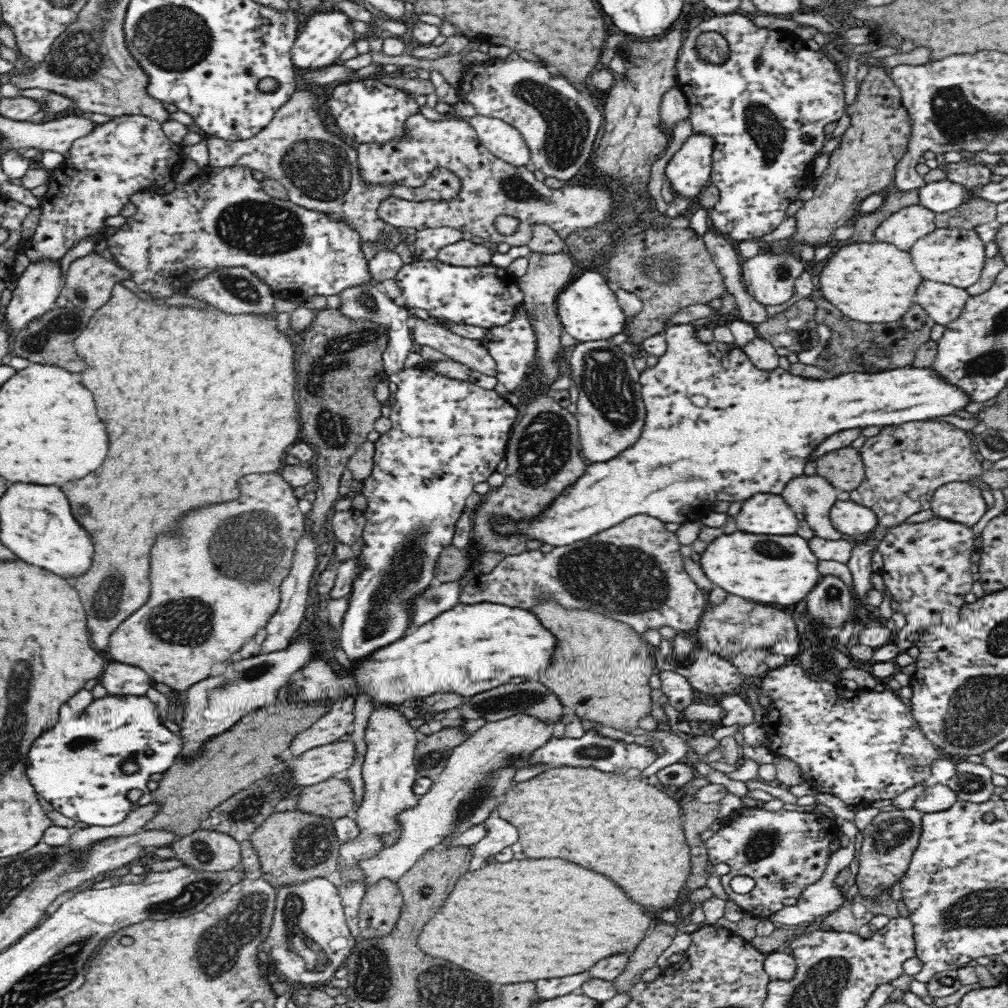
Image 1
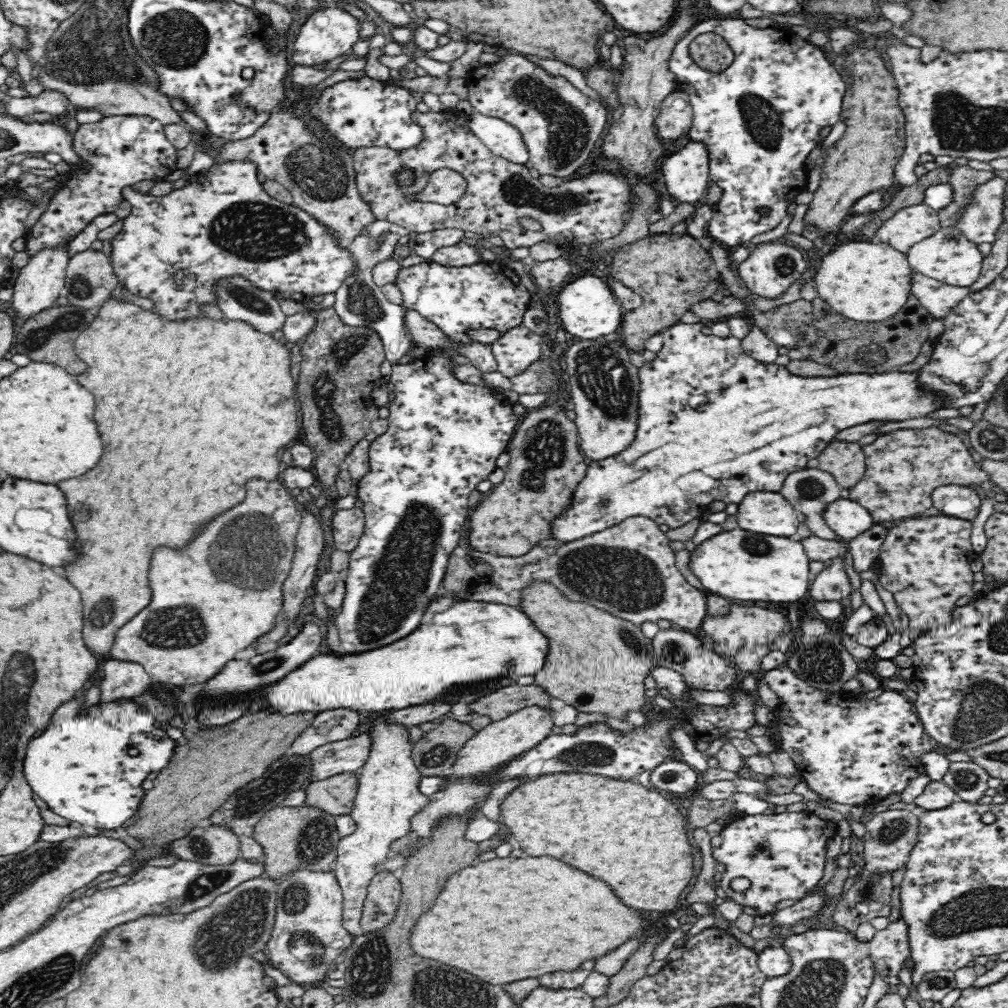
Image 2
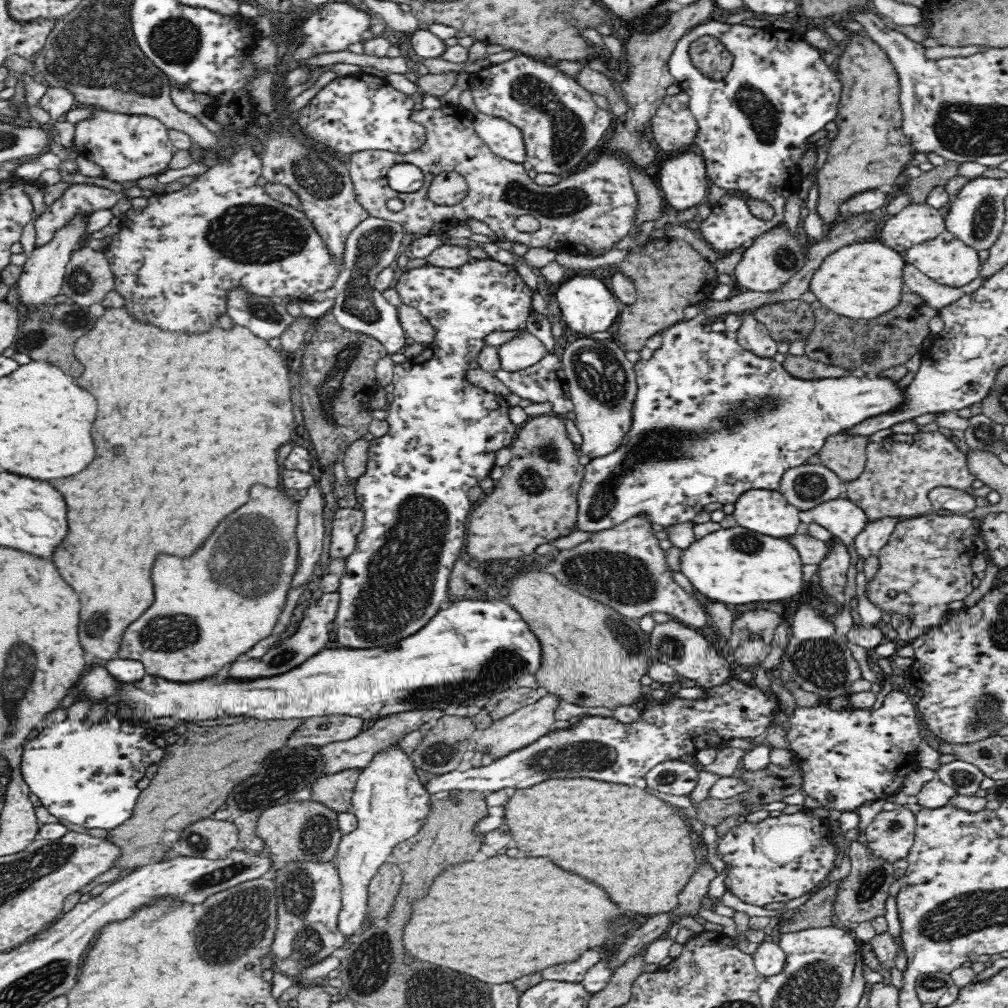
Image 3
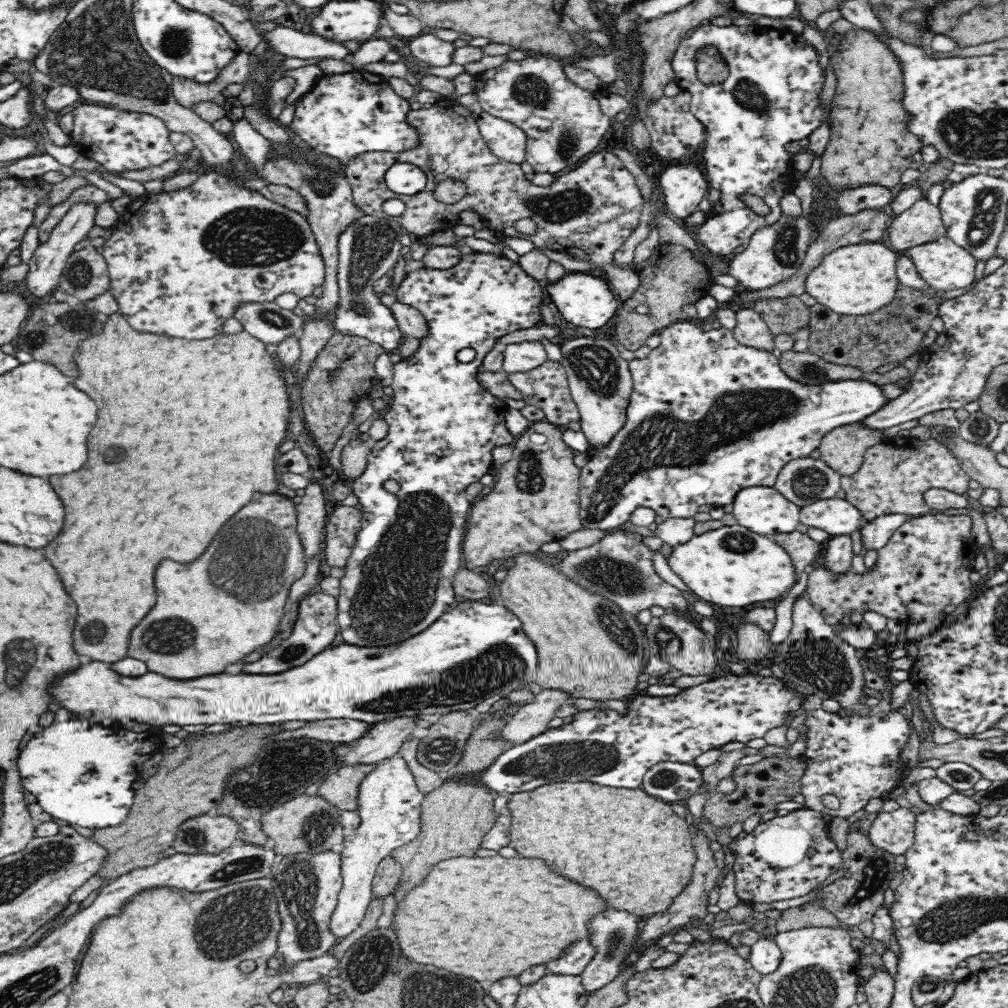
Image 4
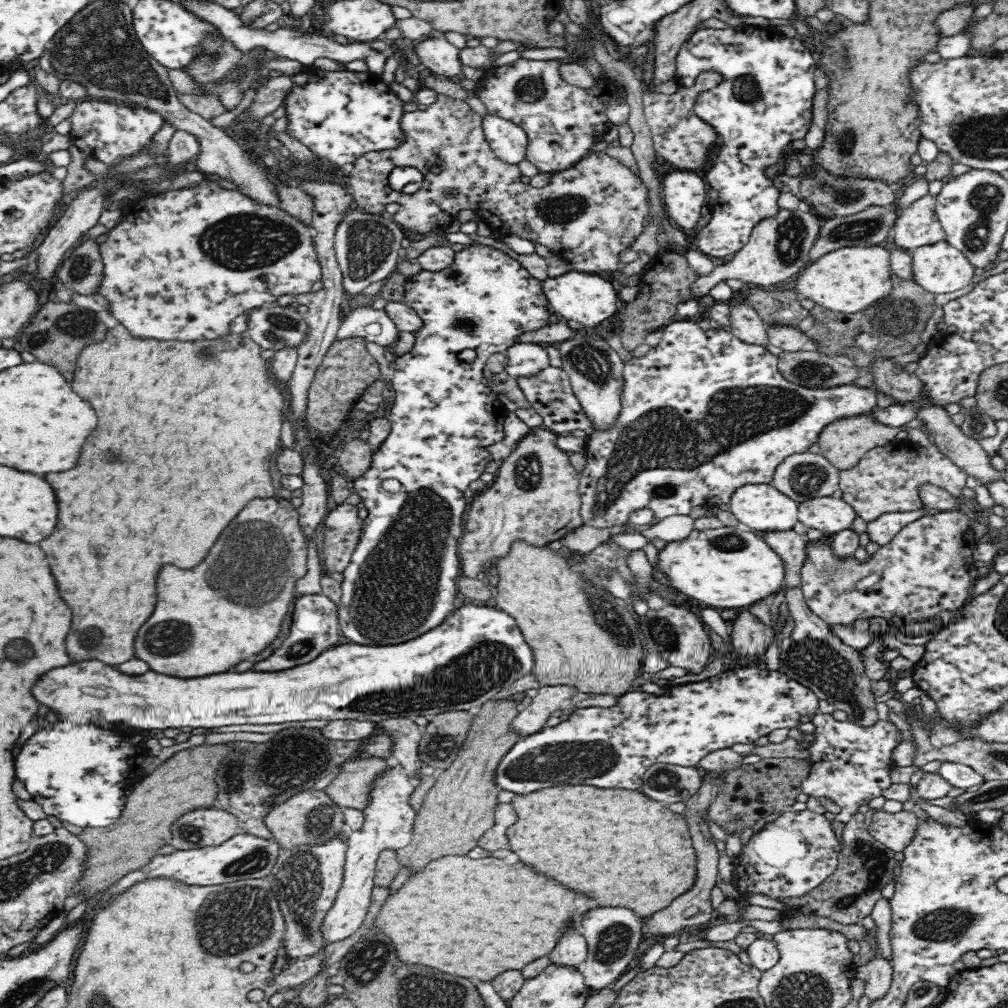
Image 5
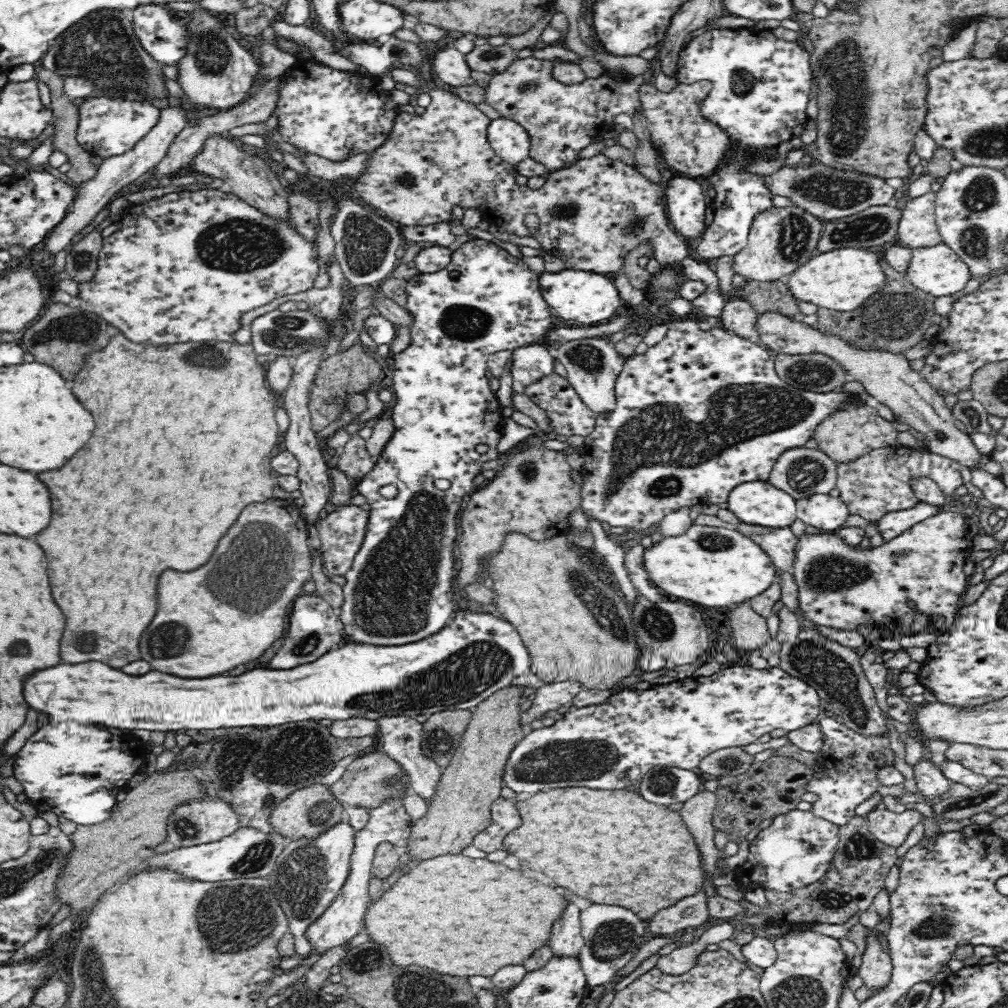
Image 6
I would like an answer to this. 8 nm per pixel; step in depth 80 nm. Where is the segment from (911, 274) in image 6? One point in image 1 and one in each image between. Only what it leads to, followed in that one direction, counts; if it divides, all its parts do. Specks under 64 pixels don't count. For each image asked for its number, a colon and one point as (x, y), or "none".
1: (956, 256)
2: (947, 256)
3: (950, 262)
4: (943, 266)
5: (940, 268)

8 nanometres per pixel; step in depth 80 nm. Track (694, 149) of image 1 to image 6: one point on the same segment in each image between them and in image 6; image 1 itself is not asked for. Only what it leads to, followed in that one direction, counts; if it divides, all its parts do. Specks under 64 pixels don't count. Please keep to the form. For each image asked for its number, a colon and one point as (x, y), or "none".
2: (686, 172)
3: (683, 180)
4: (683, 185)
5: (684, 192)
6: (684, 200)

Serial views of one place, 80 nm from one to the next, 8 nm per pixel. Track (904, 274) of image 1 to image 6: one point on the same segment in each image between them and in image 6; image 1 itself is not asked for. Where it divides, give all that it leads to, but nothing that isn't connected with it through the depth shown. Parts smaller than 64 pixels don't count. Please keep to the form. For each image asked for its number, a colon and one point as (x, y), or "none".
2: (866, 280)
3: (863, 280)
4: (858, 279)
5: (849, 279)
6: (842, 279)

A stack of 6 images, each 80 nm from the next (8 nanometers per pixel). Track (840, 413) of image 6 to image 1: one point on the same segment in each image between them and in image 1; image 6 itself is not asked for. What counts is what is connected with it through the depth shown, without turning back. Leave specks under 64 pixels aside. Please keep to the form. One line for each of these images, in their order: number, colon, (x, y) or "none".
1: (844, 467)
2: (845, 461)
3: (844, 453)
4: (843, 449)
5: (844, 442)

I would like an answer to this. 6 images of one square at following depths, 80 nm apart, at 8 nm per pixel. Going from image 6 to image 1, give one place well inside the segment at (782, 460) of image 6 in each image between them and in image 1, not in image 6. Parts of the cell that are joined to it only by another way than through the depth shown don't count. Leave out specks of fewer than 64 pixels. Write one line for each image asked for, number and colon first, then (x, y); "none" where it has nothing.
1: (812, 495)
2: (808, 490)
3: (805, 486)
4: (804, 480)
5: (804, 475)

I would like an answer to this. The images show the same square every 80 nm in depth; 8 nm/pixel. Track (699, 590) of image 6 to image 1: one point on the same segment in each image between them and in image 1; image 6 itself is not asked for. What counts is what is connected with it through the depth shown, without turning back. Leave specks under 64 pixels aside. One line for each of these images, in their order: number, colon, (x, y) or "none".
1: (767, 568)
2: (745, 566)
3: (735, 565)
4: (729, 567)
5: (727, 567)

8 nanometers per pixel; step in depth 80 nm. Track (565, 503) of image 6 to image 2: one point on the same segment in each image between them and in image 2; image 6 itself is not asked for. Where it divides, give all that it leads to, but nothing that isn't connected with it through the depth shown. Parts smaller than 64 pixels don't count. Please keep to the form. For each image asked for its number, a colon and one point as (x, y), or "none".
2: (546, 466)
3: (534, 502)
4: (534, 499)
5: (534, 497)

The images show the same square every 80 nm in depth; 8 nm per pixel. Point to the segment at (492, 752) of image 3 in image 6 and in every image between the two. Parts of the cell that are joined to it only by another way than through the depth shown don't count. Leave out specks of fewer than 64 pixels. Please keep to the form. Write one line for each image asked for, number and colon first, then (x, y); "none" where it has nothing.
4: (527, 721)
5: (549, 698)
6: (550, 696)

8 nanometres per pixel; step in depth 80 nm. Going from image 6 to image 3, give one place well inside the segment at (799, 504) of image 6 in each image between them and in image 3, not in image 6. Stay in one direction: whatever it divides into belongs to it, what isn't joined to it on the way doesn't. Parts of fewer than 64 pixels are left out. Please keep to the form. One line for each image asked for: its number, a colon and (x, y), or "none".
3: (843, 519)
4: (836, 516)
5: (831, 515)

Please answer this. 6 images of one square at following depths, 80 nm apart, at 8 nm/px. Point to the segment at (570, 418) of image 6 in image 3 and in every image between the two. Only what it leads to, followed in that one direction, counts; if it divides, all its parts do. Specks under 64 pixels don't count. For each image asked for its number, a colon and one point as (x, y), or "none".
3: (545, 382)
4: (546, 387)
5: (550, 393)

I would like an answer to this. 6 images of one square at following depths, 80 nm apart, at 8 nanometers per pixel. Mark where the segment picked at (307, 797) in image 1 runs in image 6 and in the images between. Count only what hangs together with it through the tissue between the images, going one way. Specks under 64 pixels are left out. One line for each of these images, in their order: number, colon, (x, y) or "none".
2: (335, 794)
3: (335, 790)
4: (341, 788)
5: (352, 787)
6: (373, 779)

